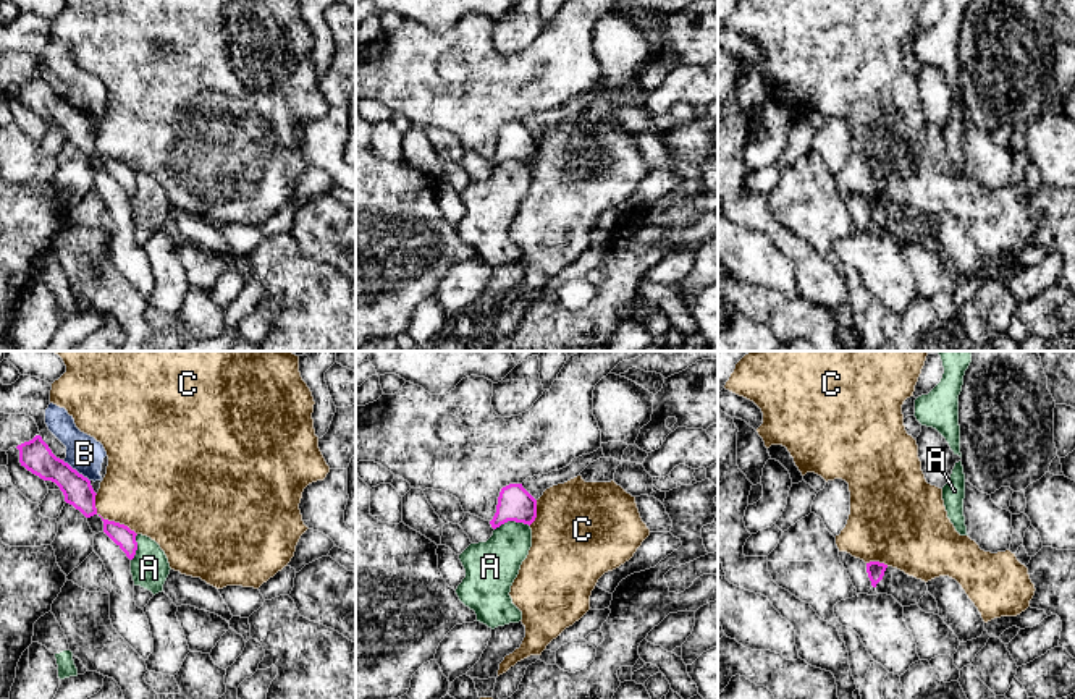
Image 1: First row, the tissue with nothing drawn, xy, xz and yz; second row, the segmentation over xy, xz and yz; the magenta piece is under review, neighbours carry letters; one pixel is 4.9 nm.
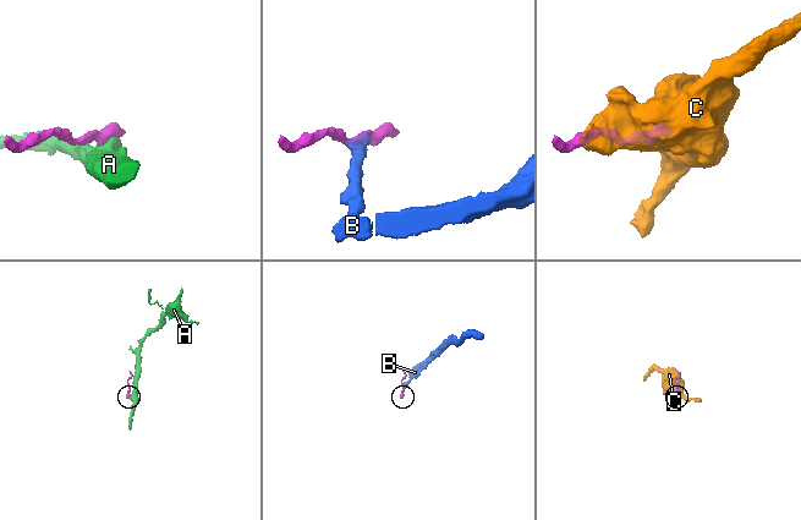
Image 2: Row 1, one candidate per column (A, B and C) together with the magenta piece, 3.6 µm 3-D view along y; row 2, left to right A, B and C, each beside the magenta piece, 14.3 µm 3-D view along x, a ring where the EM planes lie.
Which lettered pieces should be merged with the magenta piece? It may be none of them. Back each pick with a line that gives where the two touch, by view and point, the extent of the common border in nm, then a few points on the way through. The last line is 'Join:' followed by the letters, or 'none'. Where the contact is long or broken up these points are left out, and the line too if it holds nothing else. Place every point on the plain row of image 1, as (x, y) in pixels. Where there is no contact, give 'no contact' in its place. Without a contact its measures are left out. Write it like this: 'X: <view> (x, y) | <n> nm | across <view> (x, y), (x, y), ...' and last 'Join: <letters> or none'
Join: none

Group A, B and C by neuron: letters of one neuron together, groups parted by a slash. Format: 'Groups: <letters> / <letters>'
Groups: A / B / C

